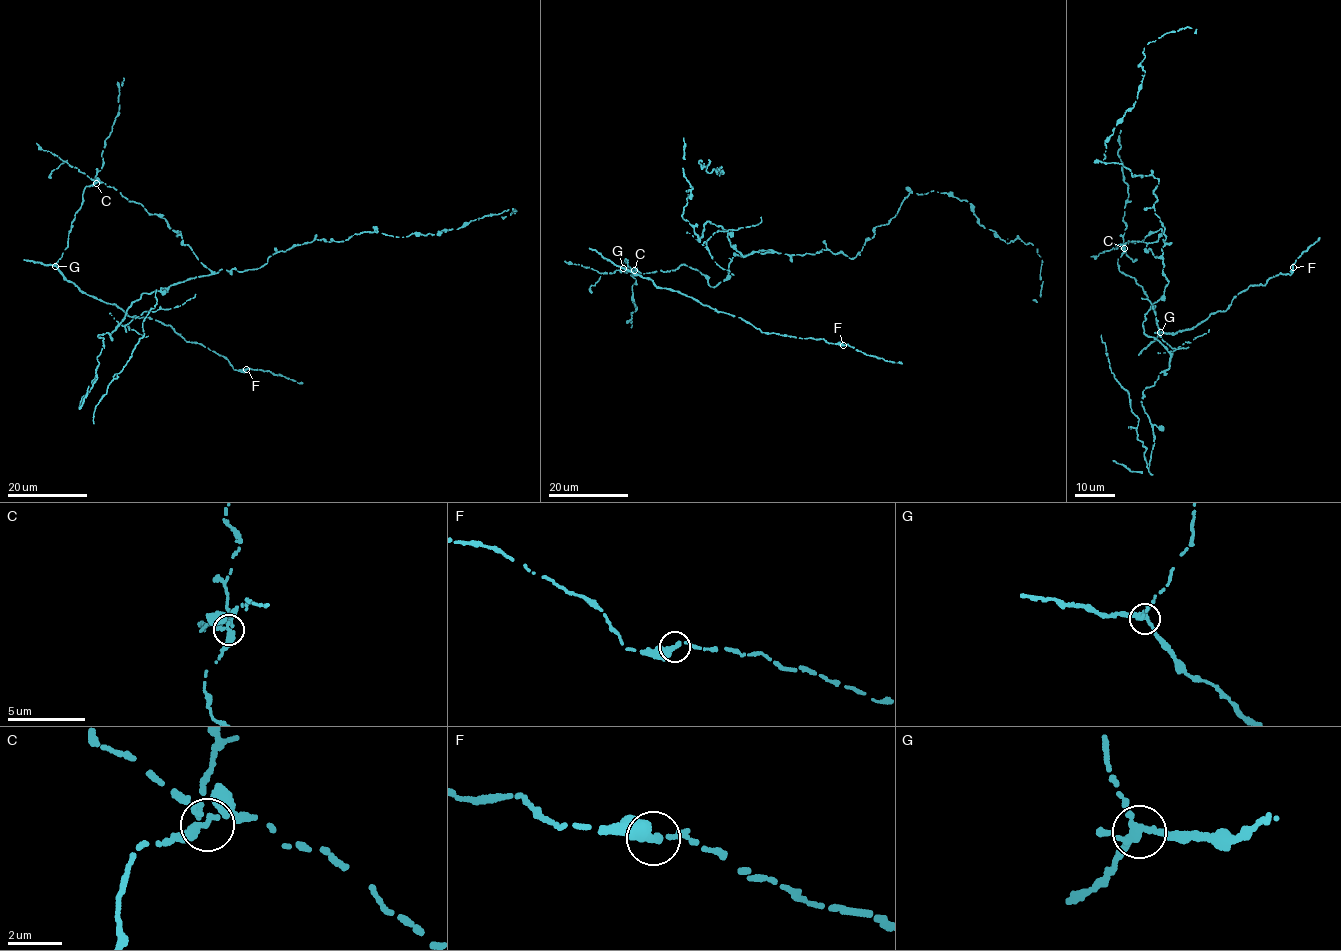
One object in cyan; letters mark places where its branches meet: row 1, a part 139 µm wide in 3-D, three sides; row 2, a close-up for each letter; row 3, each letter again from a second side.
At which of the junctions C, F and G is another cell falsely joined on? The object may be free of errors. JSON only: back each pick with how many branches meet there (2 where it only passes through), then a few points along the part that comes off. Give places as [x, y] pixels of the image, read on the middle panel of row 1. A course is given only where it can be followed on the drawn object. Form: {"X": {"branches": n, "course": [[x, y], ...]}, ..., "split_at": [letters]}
{"C": {"branches": 3, "course": [[634, 270], [684, 264], [711, 287], [735, 255], [853, 258], [908, 194], [933, 191], [1037, 249], [1032, 300]]}, "split_at": ["C"]}

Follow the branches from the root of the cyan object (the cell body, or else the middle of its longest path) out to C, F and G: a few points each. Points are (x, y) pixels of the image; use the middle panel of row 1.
C: (723, 280), (710, 287), (704, 275), (682, 264), (664, 271), (643, 274), (634, 270)
F: (723, 280), (710, 287), (682, 264), (643, 274), (625, 258), (626, 273), (623, 267), (762, 332), (843, 345)
G: (723, 280), (710, 287), (704, 275), (682, 264), (643, 274), (632, 270), (625, 258), (626, 273), (623, 268)

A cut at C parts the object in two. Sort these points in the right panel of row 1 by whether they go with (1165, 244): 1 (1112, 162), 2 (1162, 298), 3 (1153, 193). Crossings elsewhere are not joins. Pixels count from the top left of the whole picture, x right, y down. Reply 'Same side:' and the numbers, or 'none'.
Same side: 1, 2, 3

